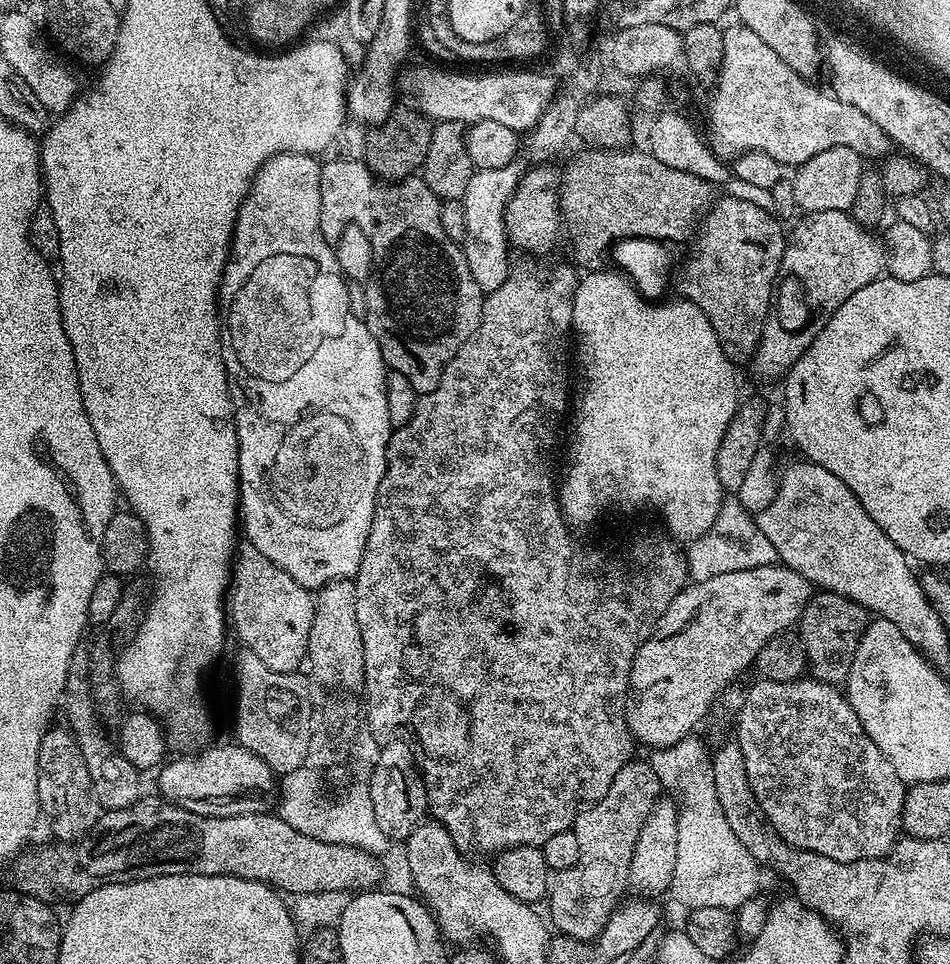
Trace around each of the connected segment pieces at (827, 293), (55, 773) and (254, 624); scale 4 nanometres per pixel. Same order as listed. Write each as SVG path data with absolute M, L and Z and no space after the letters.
M822 210L821 212L810 212L801 215L801 220L797 222L796 229L791 229L784 245L784 262L782 265L785 273L796 277L804 288L803 299L808 300L810 307L816 311L817 321L823 322L850 298L850 294L862 290L870 282L880 279L886 272L886 244L875 235L875 231L864 228L847 211L842 210Z
M51 727L43 736L39 748L38 800L41 815L46 822L48 820L55 834L53 837L62 842L74 842L83 839L85 833L100 819L101 797L77 737L65 727L56 727Z
M244 542L237 547L234 553L234 559L232 561L232 578L230 581L230 624L236 627L236 636L238 639L244 643L243 647L247 649L249 652L253 652L254 654L258 654L258 658L262 658L262 662L266 662L266 666L270 666L270 670L278 670L279 672L300 672L302 666L300 663L305 663L306 657L308 655L308 643L310 642L310 626L314 622L314 606L316 605L316 601L314 599L313 593L309 591L307 588L303 588L298 582L294 582L294 578L290 578L290 574L286 574L286 570L278 570L278 566L274 566L274 562L270 562L270 558L264 557L263 554L260 553L259 550L254 550L254 546L250 543Z

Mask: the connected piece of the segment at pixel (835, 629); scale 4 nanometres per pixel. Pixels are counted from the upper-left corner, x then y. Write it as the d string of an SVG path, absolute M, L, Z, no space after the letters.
M817 591L806 610L800 615L798 635L805 646L807 667L817 680L847 685L850 666L858 650L858 642L870 623L870 613L858 602L848 600L837 592Z

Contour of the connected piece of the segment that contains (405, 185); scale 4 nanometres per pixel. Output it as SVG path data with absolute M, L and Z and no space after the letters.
M363 159L356 160L324 160L320 166L321 170L321 198L322 210L320 211L320 229L322 230L322 238L326 238L326 242L335 246L338 238L342 238L342 230L346 230L346 226L351 224L358 225L362 230L366 230L366 238L370 238L370 246L374 246L374 266L372 267L372 278L365 287L366 296L366 316L364 323L368 325L370 334L374 338L374 342L378 342L378 350L382 350L382 358L385 365L391 371L403 374L410 381L410 386L414 386L417 394L433 392L438 386L438 382L442 378L442 370L446 370L446 366L450 362L450 358L454 358L454 354L462 347L465 342L478 330L478 322L482 314L482 306L484 305L484 297L486 293L481 290L474 282L474 277L470 274L470 267L466 262L466 254L461 245L455 244L450 238L446 238L446 230L442 230L442 218L440 217L440 205L442 203L440 197L424 184L423 179L409 178L407 180L398 180L395 182L385 182L379 176L373 174L368 169Z

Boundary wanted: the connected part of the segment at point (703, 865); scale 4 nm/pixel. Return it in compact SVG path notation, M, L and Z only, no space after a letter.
M677 746L675 748L657 748L651 753L650 763L654 774L658 774L661 785L665 789L668 788L678 801L680 813L678 814L678 858L674 858L674 874L672 875L672 887L670 896L673 896L680 904L685 904L685 909L691 910L701 908L702 906L718 906L729 910L738 910L747 900L753 899L757 895L756 887L760 884L760 872L755 858L746 850L746 846L742 846L742 842L738 842L738 838L734 835L734 830L730 830L730 825L726 822L726 814L722 814L722 802L718 802L718 790L714 790L714 782L712 781L712 769L710 767L709 753L702 748L688 748L689 746Z

